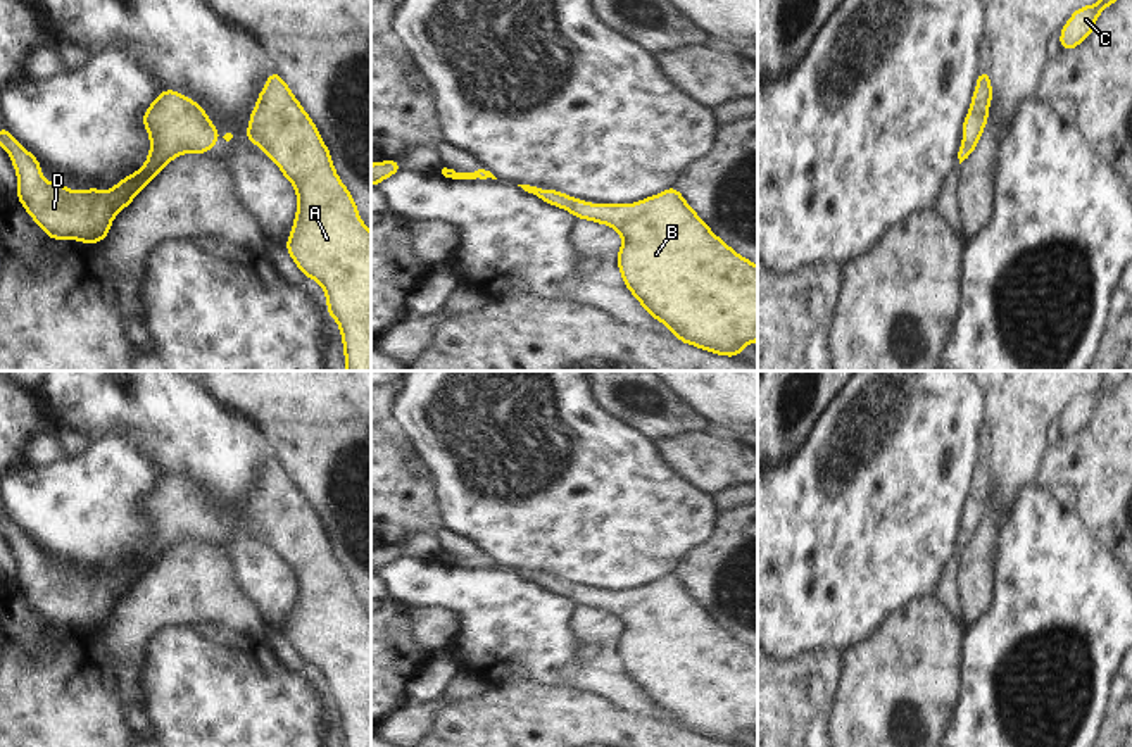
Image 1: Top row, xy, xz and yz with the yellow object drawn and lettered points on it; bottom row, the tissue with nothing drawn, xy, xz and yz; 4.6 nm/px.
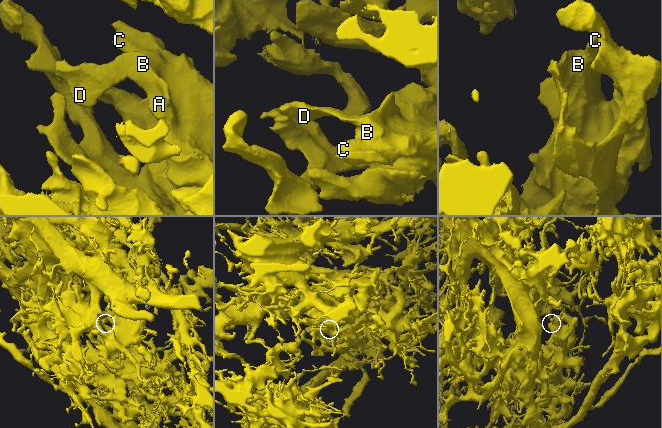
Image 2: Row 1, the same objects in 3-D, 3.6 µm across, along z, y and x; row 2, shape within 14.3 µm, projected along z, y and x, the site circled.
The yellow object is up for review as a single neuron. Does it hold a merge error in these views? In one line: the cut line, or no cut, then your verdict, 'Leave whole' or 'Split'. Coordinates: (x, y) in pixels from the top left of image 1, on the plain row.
No split. Leave whole.

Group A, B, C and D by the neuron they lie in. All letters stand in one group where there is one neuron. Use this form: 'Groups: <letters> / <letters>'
Groups: A B C D.

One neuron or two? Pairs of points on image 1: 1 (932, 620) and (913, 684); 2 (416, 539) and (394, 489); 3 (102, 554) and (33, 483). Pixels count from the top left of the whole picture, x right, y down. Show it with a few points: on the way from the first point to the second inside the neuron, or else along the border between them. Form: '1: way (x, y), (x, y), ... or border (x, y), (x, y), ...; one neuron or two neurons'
1: way (920, 635), (920, 649), (913, 668); one neuron
2: border (432, 532), (406, 532), (394, 544); two neurons
3: way (87, 537), (50, 501); one neuron

